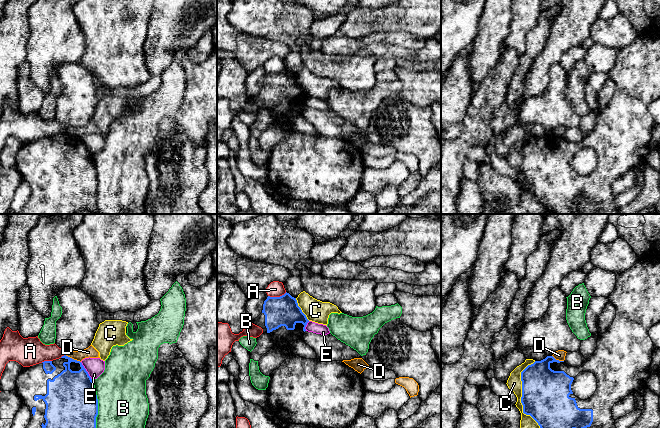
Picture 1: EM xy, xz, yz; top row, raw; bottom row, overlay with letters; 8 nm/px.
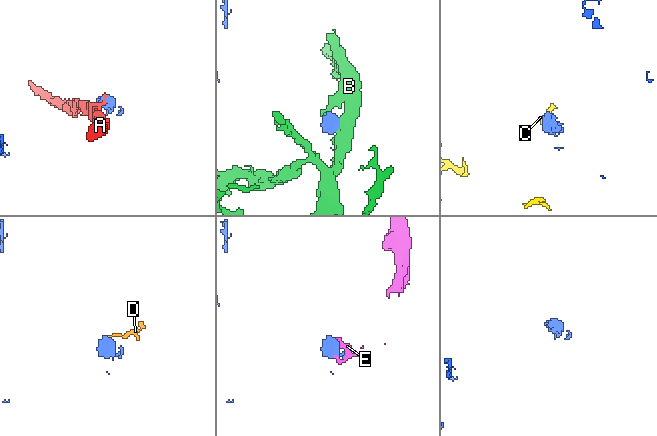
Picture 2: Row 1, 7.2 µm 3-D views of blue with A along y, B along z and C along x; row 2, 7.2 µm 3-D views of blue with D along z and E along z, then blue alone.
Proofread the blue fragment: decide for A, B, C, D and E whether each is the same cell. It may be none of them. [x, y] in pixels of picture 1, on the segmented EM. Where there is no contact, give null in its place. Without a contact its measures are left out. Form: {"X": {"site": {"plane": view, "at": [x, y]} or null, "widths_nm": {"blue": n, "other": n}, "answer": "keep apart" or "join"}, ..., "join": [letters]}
{"A": {"site": {"plane": "xz", "at": [277, 297]}, "widths_nm": {"blue": 240, "other": 130}, "answer": "keep apart"}, "B": {"site": {"plane": "xy", "at": [97, 404]}, "widths_nm": {"blue": 420, "other": 400}, "answer": "keep apart"}, "C": {"site": {"plane": "yz", "at": [522, 395]}, "widths_nm": {"blue": 380, "other": 120}, "answer": "keep apart"}, "D": {"site": {"plane": "xy", "at": [73, 359]}, "widths_nm": {"blue": 320, "other": 90}, "answer": "keep apart"}, "E": {"site": {"plane": "xy", "at": [87, 372]}, "widths_nm": {"blue": 400, "other": 150}, "answer": "keep apart"}, "join": []}

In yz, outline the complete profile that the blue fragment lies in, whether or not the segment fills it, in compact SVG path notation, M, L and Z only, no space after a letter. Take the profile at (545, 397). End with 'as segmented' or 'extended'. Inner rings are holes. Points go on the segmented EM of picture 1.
M644 258L627 271L617 274L615 288L608 298L616 308L616 318L605 333L598 335L594 354L579 368L547 356L521 372L523 413L530 415L540 428L616 428L612 417L613 406L645 387L653 371L651 362L655 350L649 330L660 322L660 258ZM580 372L591 372L597 379L597 389L587 400L579 399L571 390L573 380Z; extended

